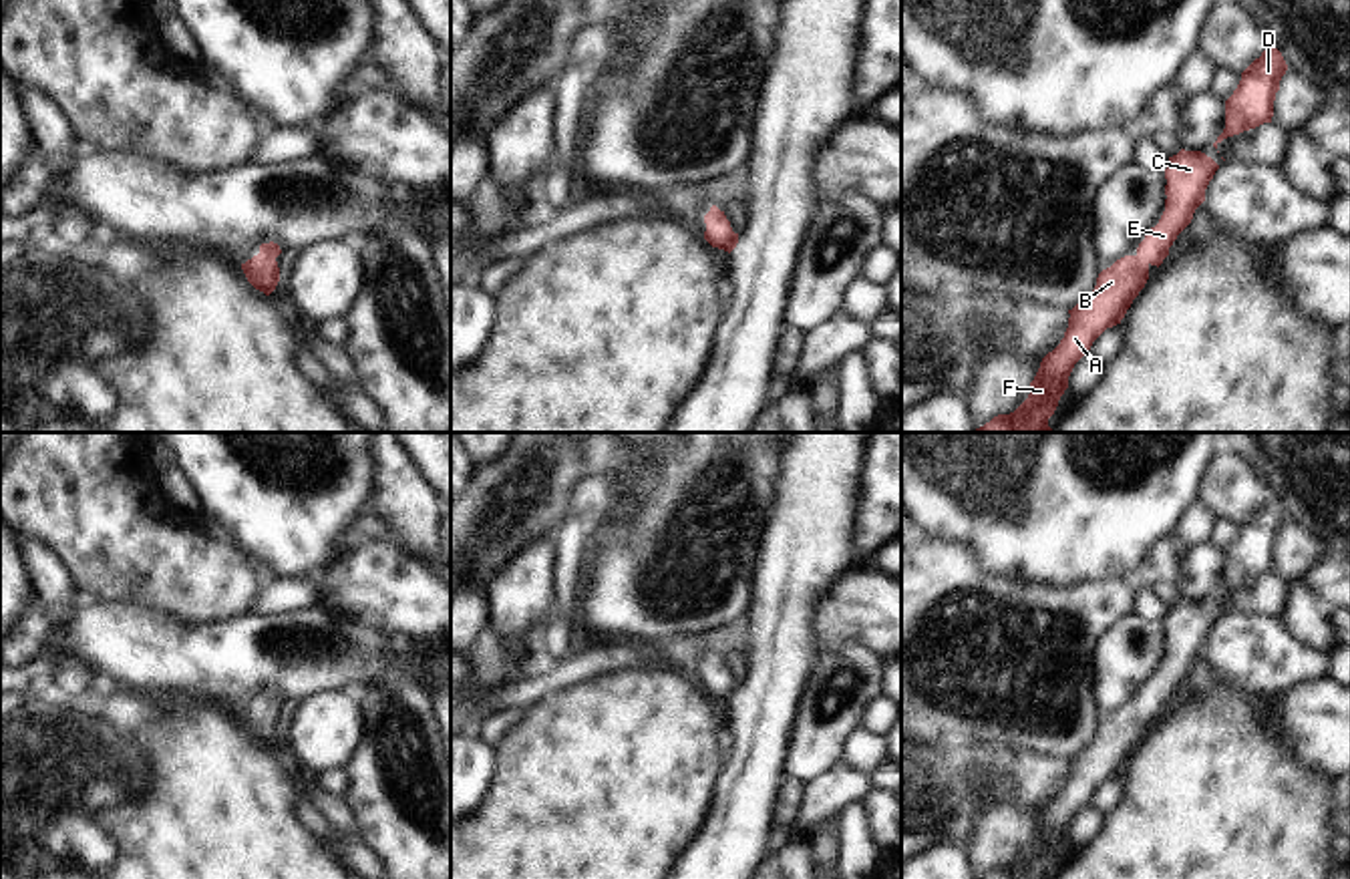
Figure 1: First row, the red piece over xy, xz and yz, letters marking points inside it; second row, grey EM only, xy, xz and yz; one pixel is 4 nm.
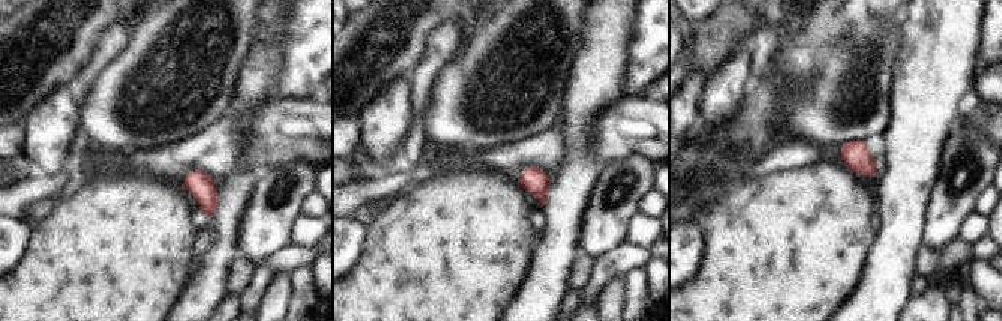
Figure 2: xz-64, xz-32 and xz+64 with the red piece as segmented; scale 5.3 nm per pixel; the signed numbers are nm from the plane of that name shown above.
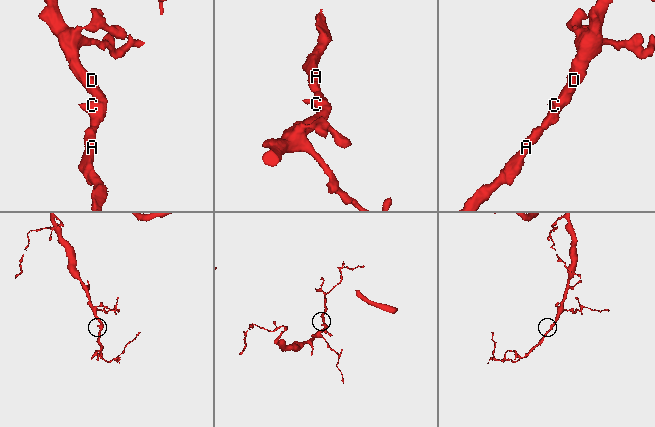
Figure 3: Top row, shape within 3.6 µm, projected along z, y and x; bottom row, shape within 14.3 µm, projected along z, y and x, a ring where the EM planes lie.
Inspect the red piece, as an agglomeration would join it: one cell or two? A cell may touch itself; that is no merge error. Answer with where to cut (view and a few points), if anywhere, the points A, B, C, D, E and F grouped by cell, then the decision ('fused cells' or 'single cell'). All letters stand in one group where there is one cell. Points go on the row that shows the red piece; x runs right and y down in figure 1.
no cut; A B C D E F; single cell

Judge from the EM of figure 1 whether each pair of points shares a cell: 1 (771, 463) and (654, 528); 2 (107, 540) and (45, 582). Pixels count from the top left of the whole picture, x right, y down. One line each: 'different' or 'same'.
1: same
2: different

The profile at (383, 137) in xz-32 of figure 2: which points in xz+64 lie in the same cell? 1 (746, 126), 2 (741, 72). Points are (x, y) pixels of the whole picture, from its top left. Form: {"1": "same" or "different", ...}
{"1": "different", "2": "same"}

